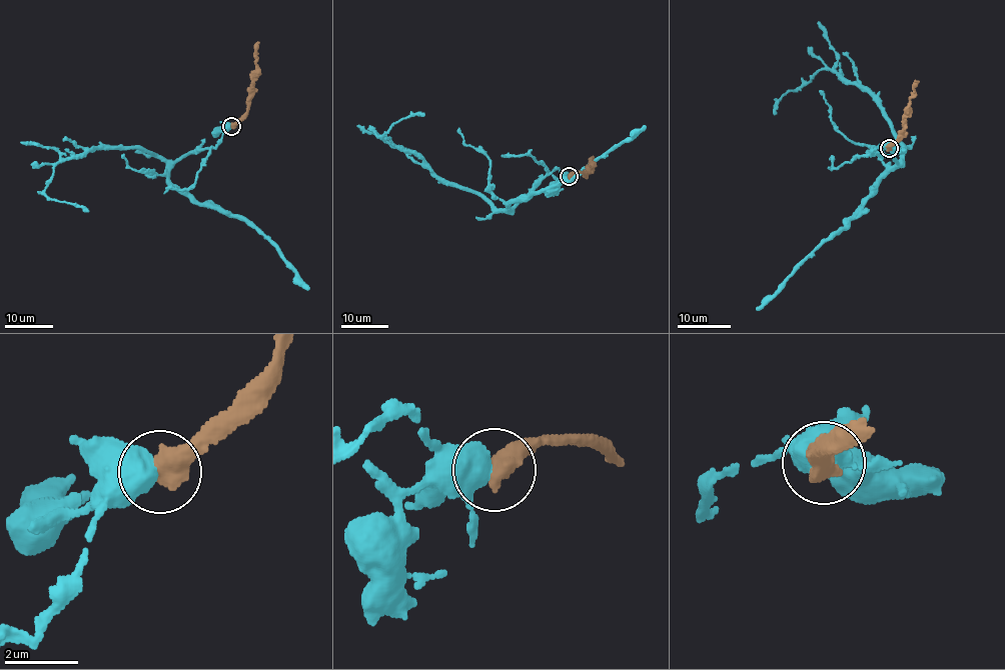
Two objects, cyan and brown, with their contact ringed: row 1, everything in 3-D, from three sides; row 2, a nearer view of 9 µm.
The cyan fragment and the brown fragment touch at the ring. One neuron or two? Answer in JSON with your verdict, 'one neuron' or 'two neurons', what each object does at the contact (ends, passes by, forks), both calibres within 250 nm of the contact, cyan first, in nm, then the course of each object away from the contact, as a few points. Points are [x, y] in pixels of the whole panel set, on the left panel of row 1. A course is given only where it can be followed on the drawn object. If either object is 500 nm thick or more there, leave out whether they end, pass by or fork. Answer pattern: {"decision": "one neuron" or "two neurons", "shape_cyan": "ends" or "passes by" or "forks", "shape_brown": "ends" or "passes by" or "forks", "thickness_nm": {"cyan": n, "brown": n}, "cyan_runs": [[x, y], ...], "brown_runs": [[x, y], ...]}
{"decision": "two neurons", "thickness_nm": {"cyan": 500, "brown": 650}, "cyan_runs": [[231, 126], [215, 147], [177, 160], [138, 148], [106, 148], [58, 163], [44, 191], [88, 211]], "brown_runs": [[231, 126], [248, 109], [251, 83], [256, 76], [255, 47], [259, 42]]}

